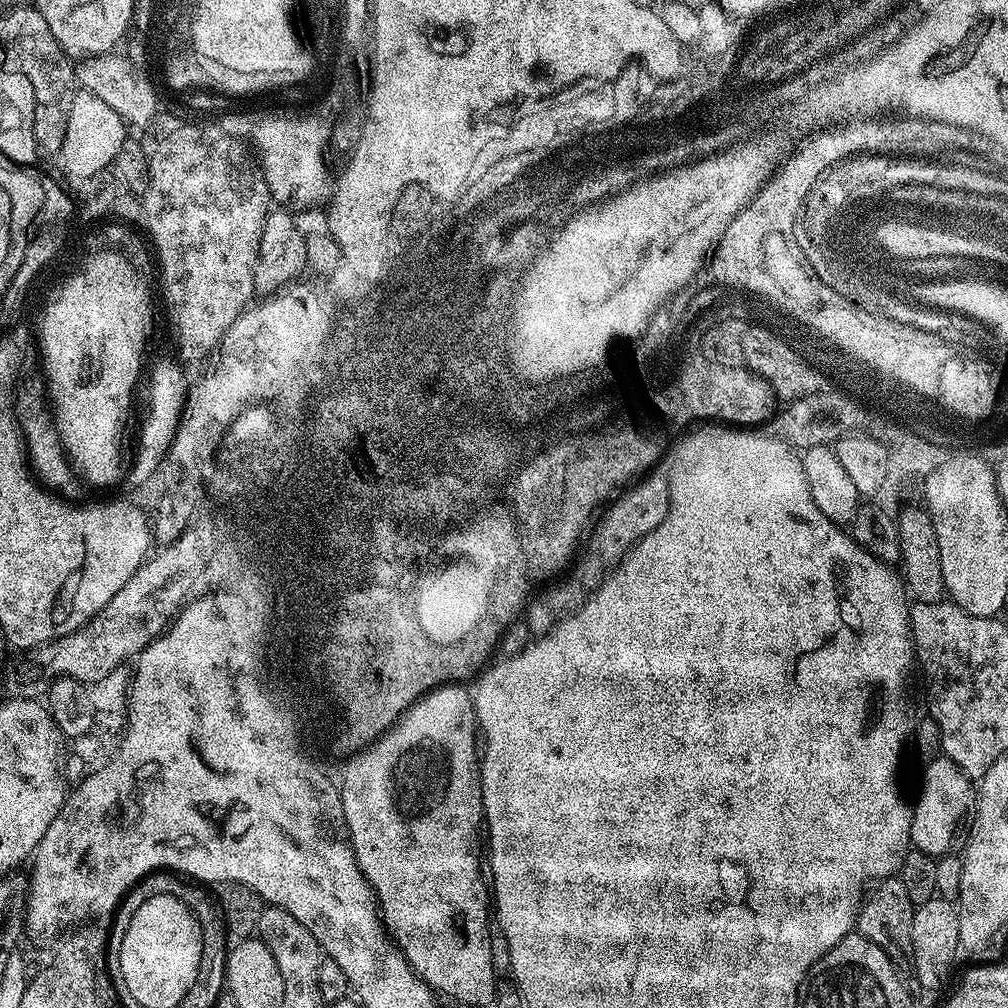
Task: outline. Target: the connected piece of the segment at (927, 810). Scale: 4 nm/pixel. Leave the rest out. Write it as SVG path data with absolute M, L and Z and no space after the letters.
M943 754L935 760L927 761L923 767L924 777L920 780L920 793L916 796L916 804L914 800L911 805L912 848L939 858L957 851L974 812L976 792L973 781L966 774L962 774L962 770L958 770L958 766L954 766L954 762L950 762Z

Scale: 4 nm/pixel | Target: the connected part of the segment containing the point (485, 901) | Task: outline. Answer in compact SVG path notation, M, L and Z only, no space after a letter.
M456 682L443 685L439 688L433 688L431 692L427 692L427 694L421 696L419 700L415 700L414 703L401 714L399 720L393 724L387 732L373 741L371 745L362 749L356 756L351 756L343 761L342 768L344 768L344 773L338 776L338 787L340 789L340 797L342 798L342 806L344 807L346 826L348 827L348 839L352 841L352 849L356 855L357 866L360 867L362 874L366 878L366 882L372 887L373 892L376 894L376 903L380 910L380 918L384 921L384 927L388 929L389 936L392 937L392 943L395 944L401 954L407 958L409 966L428 983L429 988L435 990L437 993L445 992L446 995L453 996L454 999L461 1000L464 1004L491 1005L496 999L498 979L496 980L496 968L492 965L492 932L488 929L488 920L490 924L490 888L486 883L485 873L484 876L480 873L480 856L482 860L482 825L485 823L485 818L484 799L482 798L482 786L480 785L480 760L478 759L478 725L476 722L476 711L472 705L471 691Z

